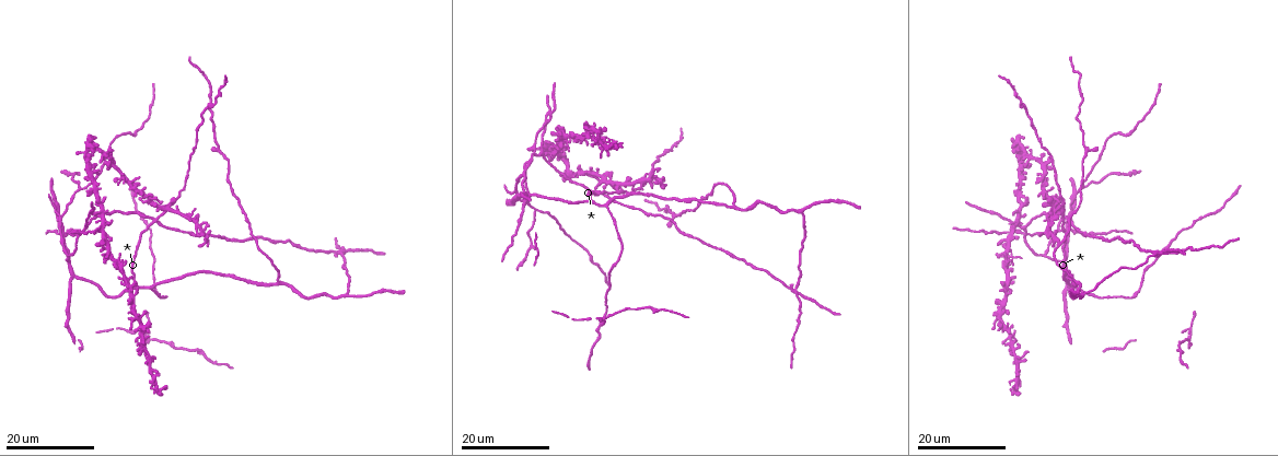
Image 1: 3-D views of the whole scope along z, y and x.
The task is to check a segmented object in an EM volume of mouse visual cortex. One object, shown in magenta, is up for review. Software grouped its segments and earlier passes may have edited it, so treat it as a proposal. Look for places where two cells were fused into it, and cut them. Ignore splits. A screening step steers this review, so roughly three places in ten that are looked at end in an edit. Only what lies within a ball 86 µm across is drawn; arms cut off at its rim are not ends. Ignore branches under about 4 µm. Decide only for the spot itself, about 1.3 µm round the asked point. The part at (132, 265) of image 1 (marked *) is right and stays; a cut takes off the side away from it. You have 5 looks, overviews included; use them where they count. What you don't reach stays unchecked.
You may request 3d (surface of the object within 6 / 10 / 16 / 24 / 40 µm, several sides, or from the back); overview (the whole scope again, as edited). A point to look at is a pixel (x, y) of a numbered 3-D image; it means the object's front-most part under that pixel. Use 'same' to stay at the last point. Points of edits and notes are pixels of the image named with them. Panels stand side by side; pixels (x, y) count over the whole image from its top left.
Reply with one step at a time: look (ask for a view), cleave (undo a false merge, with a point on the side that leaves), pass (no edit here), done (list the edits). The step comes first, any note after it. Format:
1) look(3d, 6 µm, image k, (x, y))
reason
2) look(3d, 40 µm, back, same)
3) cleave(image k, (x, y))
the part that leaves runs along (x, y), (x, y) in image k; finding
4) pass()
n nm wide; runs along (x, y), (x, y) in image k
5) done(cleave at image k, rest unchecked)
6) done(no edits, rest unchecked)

look(3d, 24 µm, image 1, (522, 174))
branch point

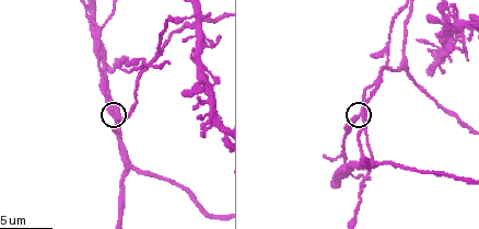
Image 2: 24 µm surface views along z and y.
look(3d, 10 µm, image 2, (114, 117))

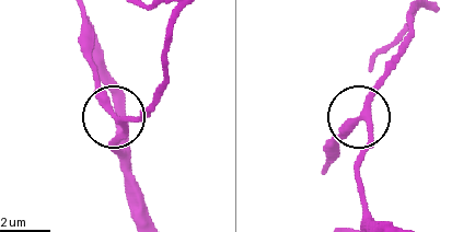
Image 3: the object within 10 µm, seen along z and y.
pass()
240 nm wide; runs along (149, 218), (114, 149), (126, 132), (89, 50) in image 3; continuous, no second cell

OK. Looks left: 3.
look(3d, 16 µm, image 2, (102, 26))
thin arm on a thick one

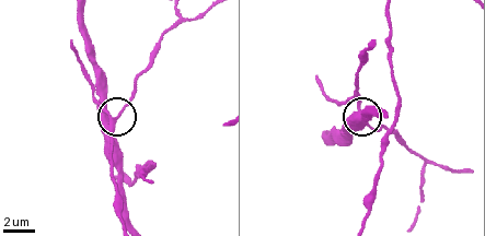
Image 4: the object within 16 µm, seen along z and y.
look(3d, 16 µm, back, image 4, (116, 117))

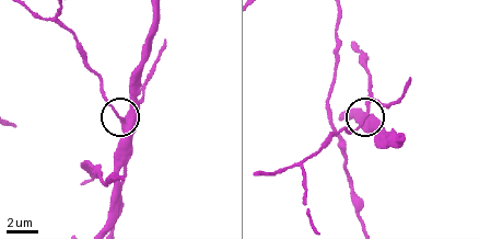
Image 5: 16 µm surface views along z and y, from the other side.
pass()
140 nm wide; one cell here

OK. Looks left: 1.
look(3d, 10 µm, image 2, (138, 68))
looks like a crossing

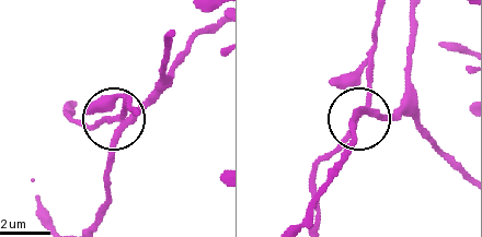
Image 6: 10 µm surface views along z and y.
cleave(image 6, (369, 71))
side arm 29 µm; two cells meet here

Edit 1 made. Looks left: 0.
done(cleave at image 6, rest unchecked)

